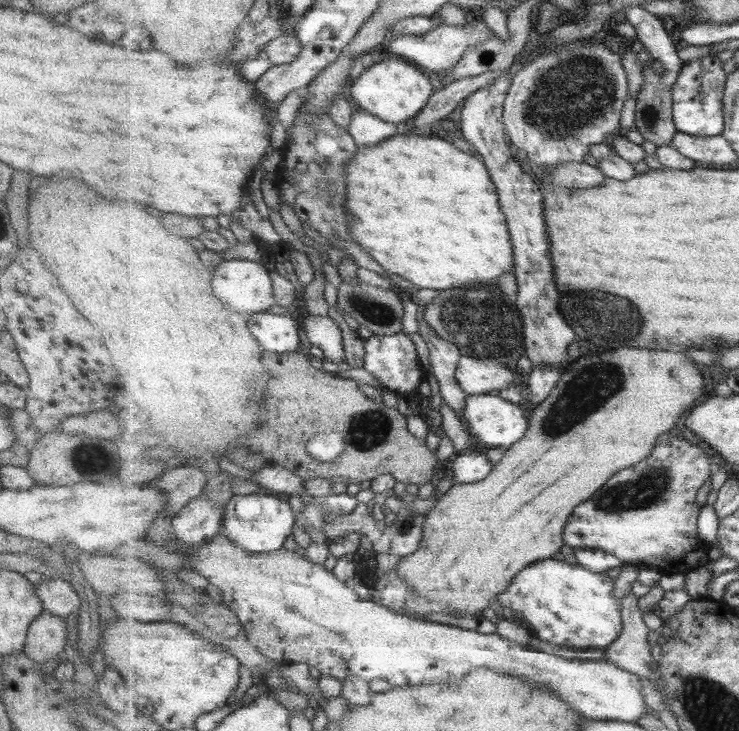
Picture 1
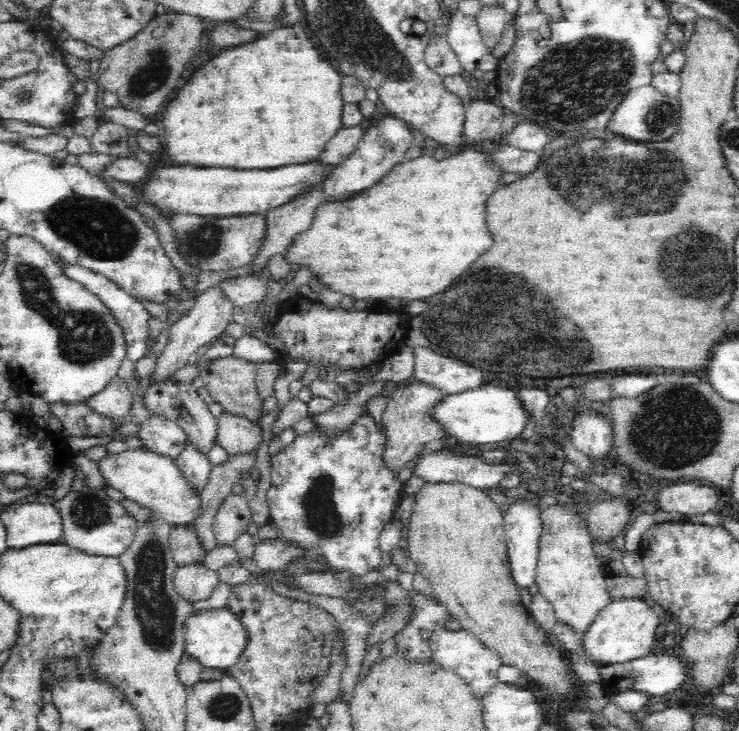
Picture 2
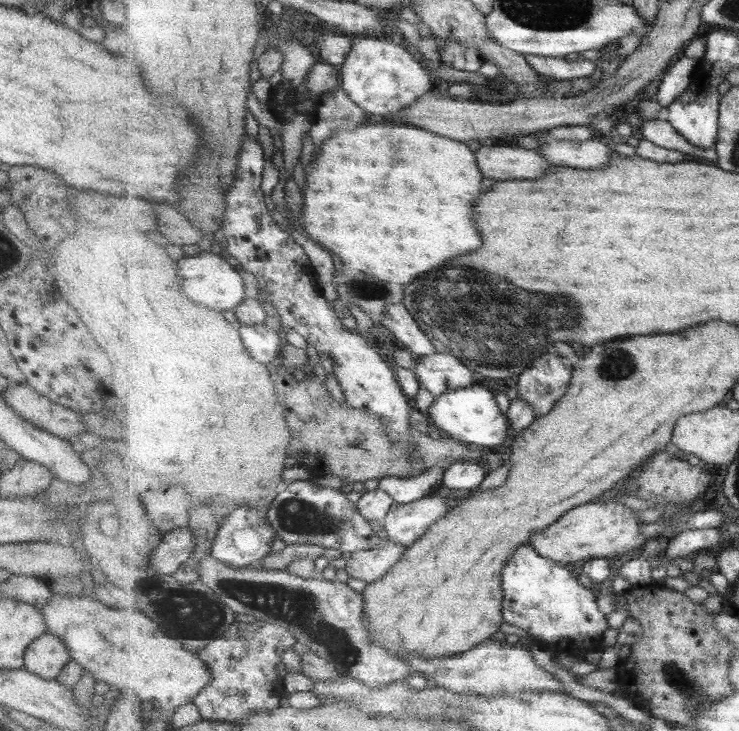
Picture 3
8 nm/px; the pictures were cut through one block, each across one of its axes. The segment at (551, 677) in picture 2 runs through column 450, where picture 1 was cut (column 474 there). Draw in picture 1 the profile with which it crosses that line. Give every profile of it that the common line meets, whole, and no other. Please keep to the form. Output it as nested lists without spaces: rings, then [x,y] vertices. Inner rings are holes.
[[[619,348],[613,352],[605,352],[605,354],[595,354],[591,358],[581,358],[577,362],[569,361],[563,368],[564,373],[557,382],[555,390],[531,412],[529,430],[525,437],[508,449],[503,460],[494,465],[493,470],[484,481],[469,484],[458,483],[451,486],[438,499],[431,512],[426,515],[419,550],[409,556],[402,557],[395,566],[396,571],[408,582],[409,587],[420,592],[420,595],[427,600],[444,604],[444,606],[448,606],[464,616],[471,617],[474,614],[477,614],[478,617],[482,616],[484,610],[493,604],[495,598],[498,599],[501,593],[508,591],[521,571],[537,561],[552,559],[566,545],[564,543],[564,530],[576,506],[587,502],[622,470],[631,468],[649,458],[661,437],[668,434],[669,430],[673,430],[677,426],[679,418],[687,410],[691,410],[691,406],[697,404],[697,400],[703,396],[705,388],[705,378],[703,378],[701,366],[697,362],[693,362],[687,352],[665,352],[665,350],[649,350],[649,348]]]

